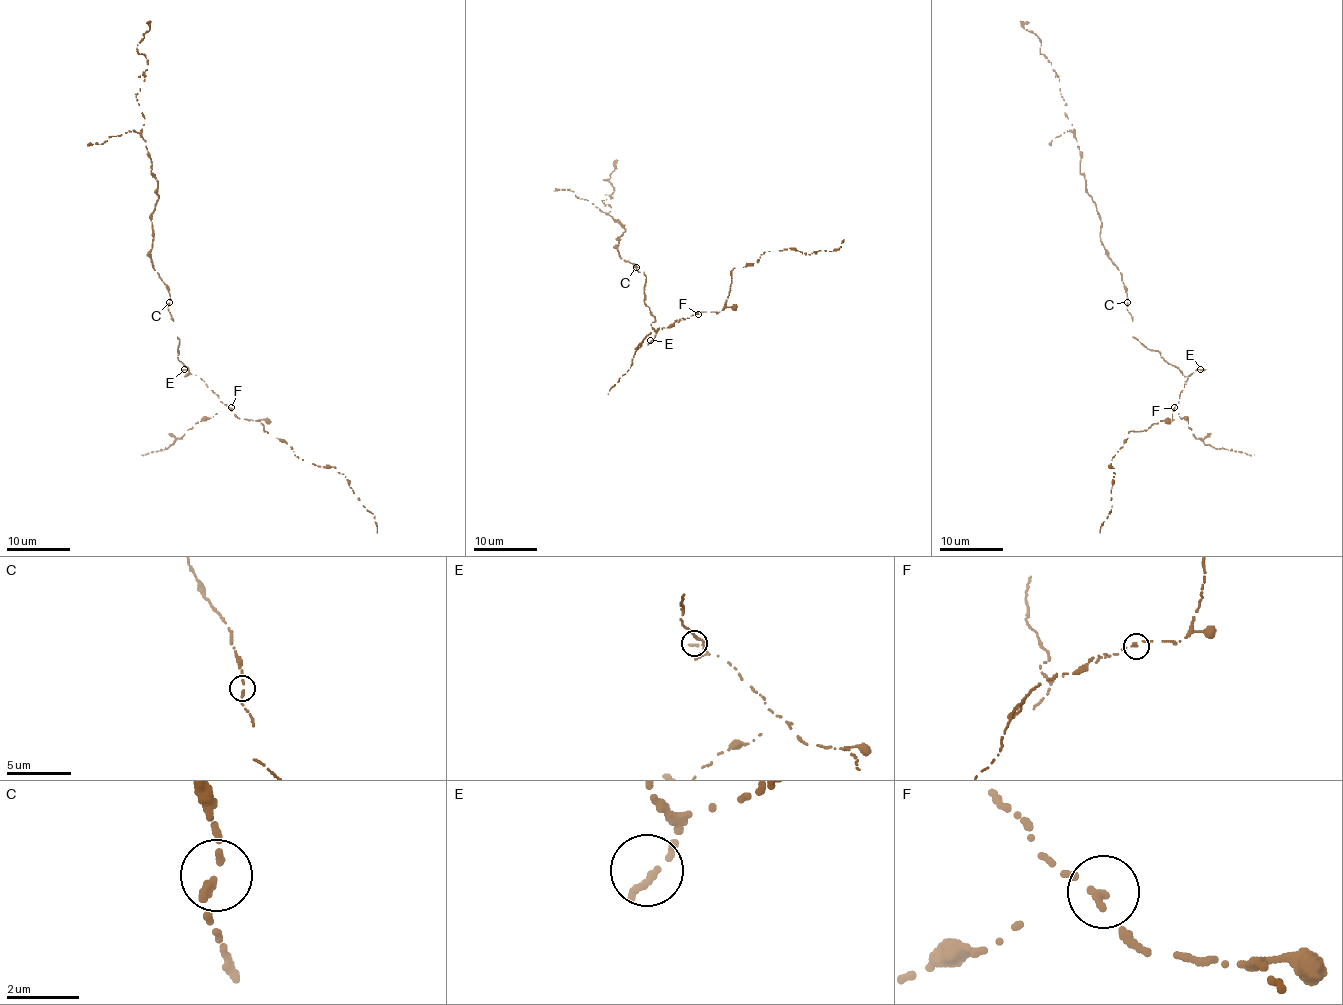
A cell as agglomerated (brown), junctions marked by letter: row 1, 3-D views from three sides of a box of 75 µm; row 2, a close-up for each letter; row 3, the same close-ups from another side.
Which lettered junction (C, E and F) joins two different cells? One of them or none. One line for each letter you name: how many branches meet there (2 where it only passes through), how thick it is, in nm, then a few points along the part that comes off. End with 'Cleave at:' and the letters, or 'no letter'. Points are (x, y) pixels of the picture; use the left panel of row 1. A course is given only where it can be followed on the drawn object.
F: Branches: 1. Thickness 240 nm
Cleave at: F

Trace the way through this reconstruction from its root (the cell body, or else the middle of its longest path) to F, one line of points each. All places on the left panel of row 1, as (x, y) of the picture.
F: (177, 347), (177, 359), (189, 369), (184, 377), (192, 374), (201, 378), (224, 404), (232, 407)

